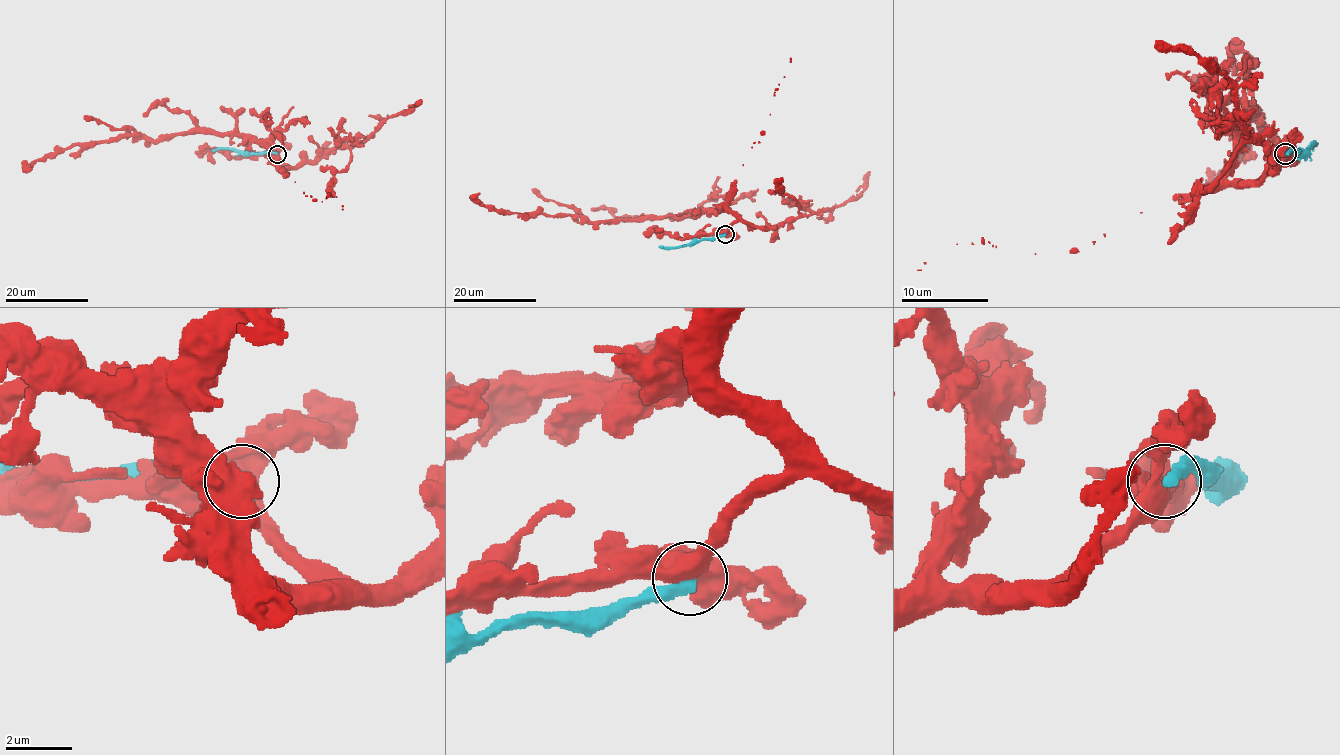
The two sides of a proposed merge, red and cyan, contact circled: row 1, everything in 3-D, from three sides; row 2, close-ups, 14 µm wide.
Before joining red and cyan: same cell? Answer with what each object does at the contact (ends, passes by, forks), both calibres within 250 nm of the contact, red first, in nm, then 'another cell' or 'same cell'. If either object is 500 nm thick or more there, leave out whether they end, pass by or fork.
500/400 nm | another cell

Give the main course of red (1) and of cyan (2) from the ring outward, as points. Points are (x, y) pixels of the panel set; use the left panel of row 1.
1: (276, 153), (288, 167), (256, 140), (181, 132), (71, 144), (21, 163)
2: (277, 153), (229, 149), (211, 151)

